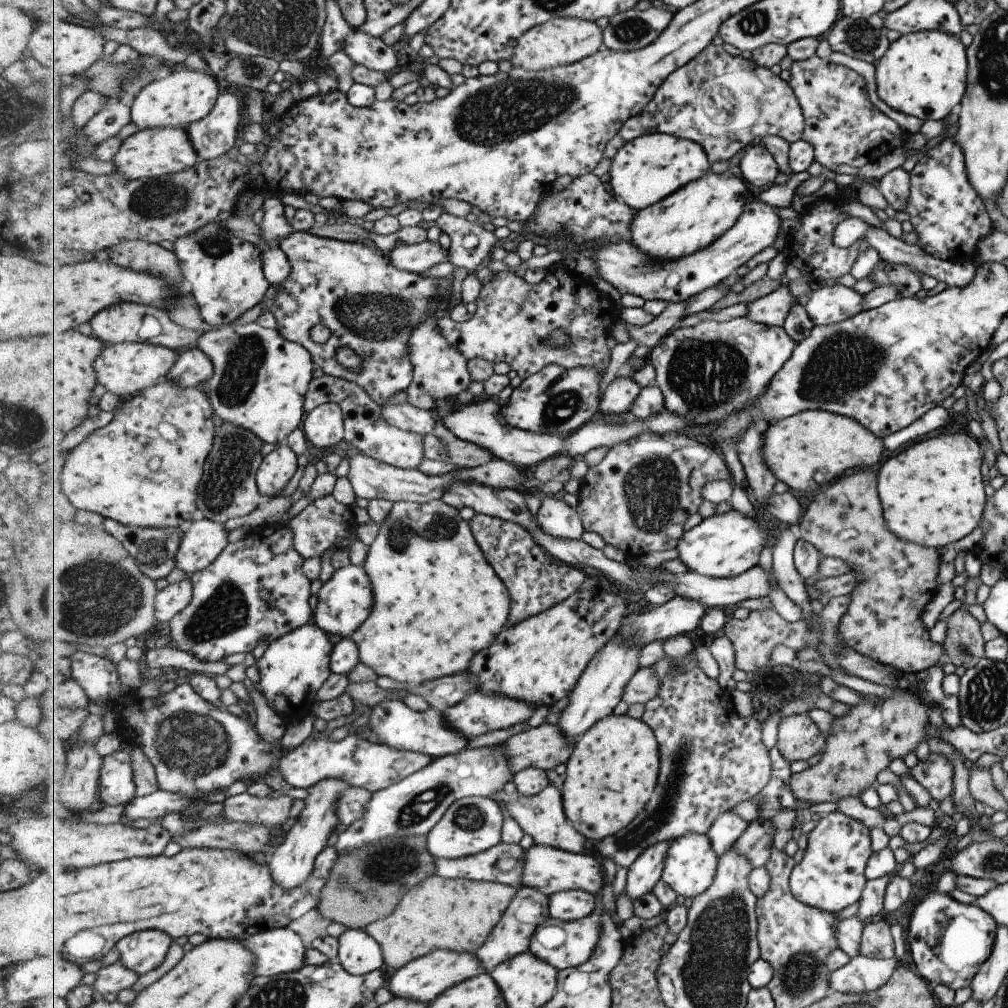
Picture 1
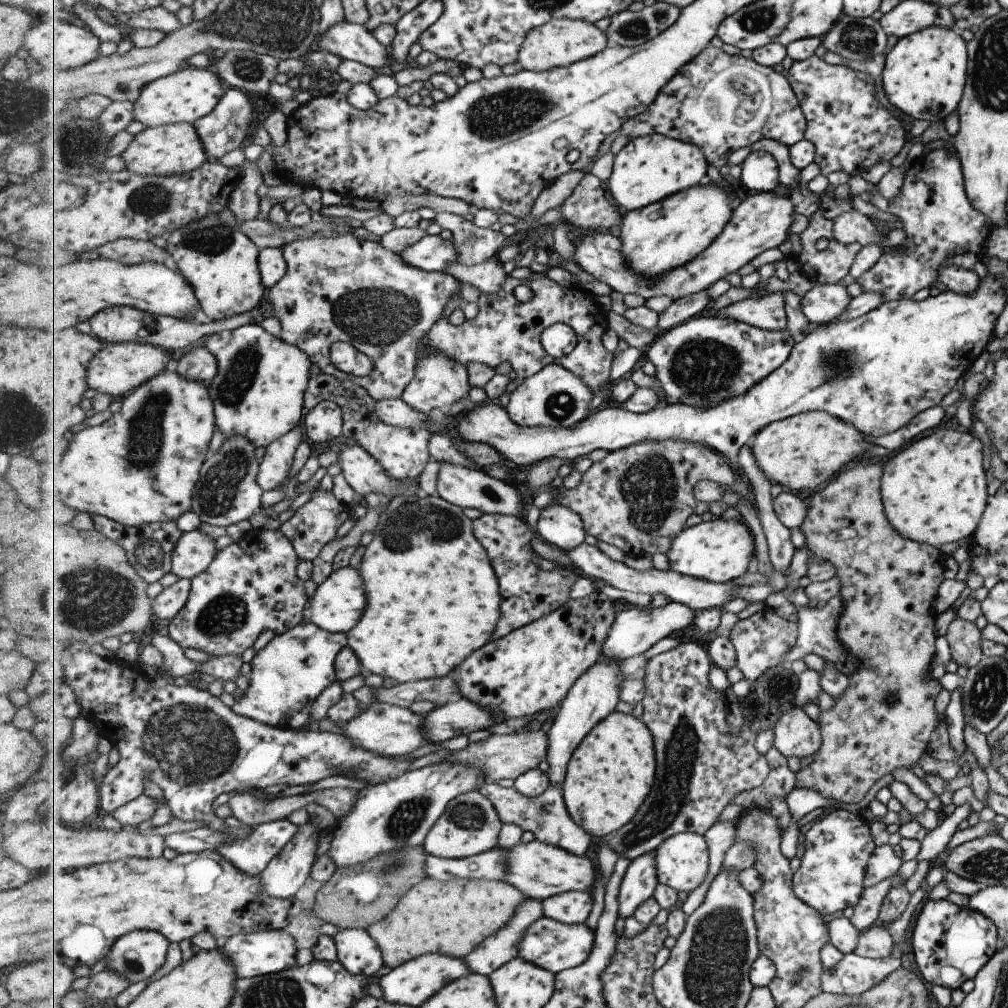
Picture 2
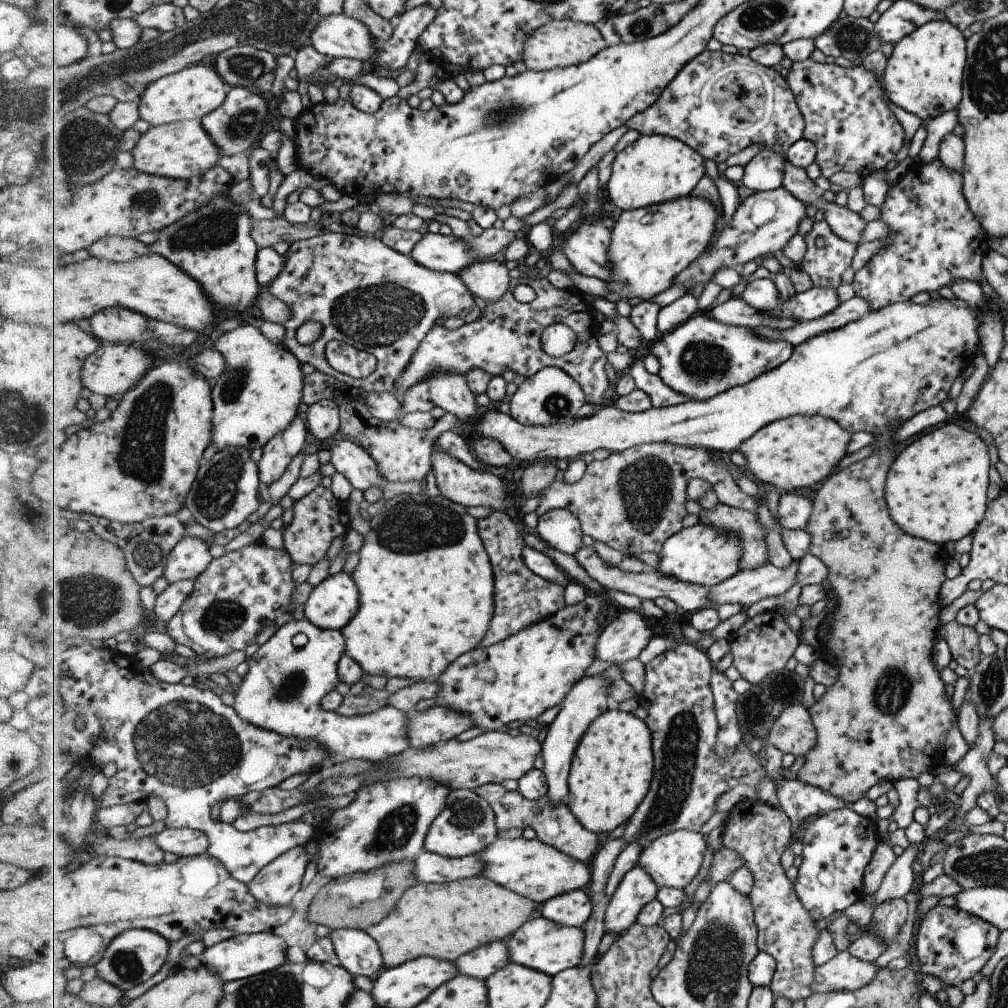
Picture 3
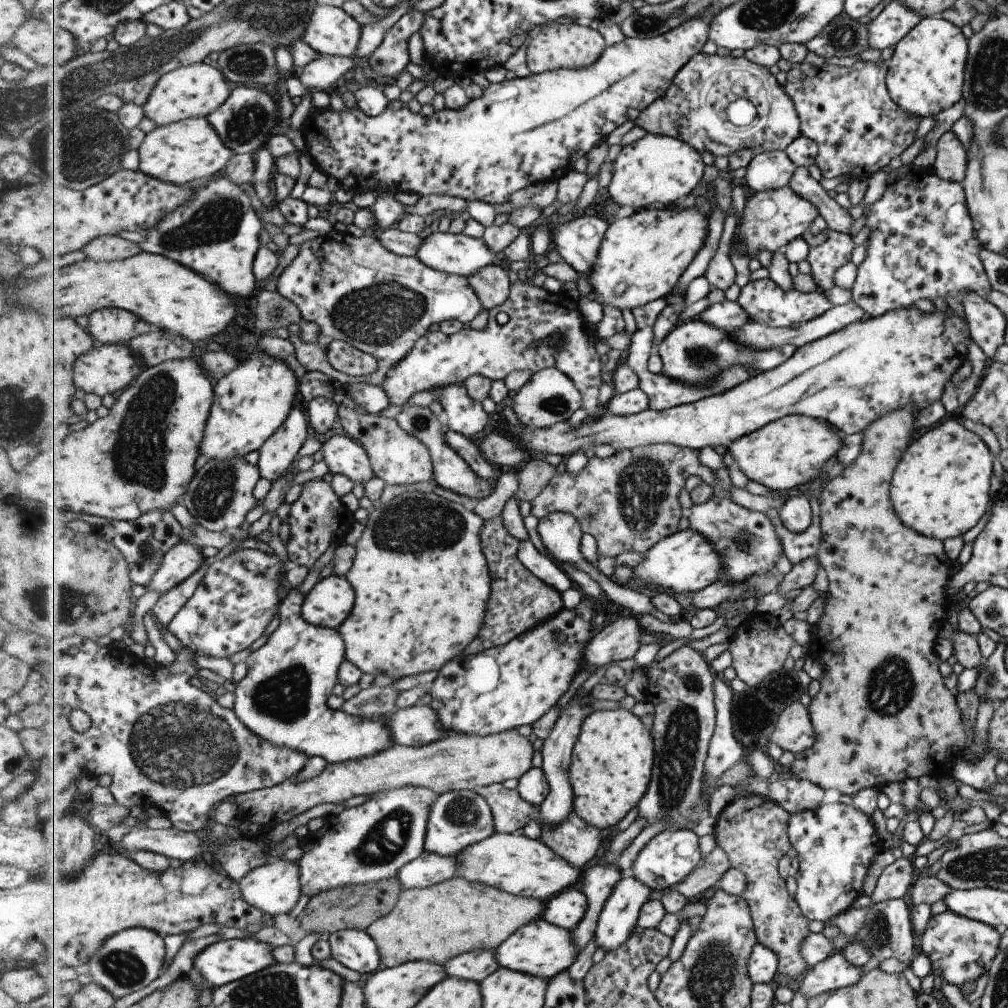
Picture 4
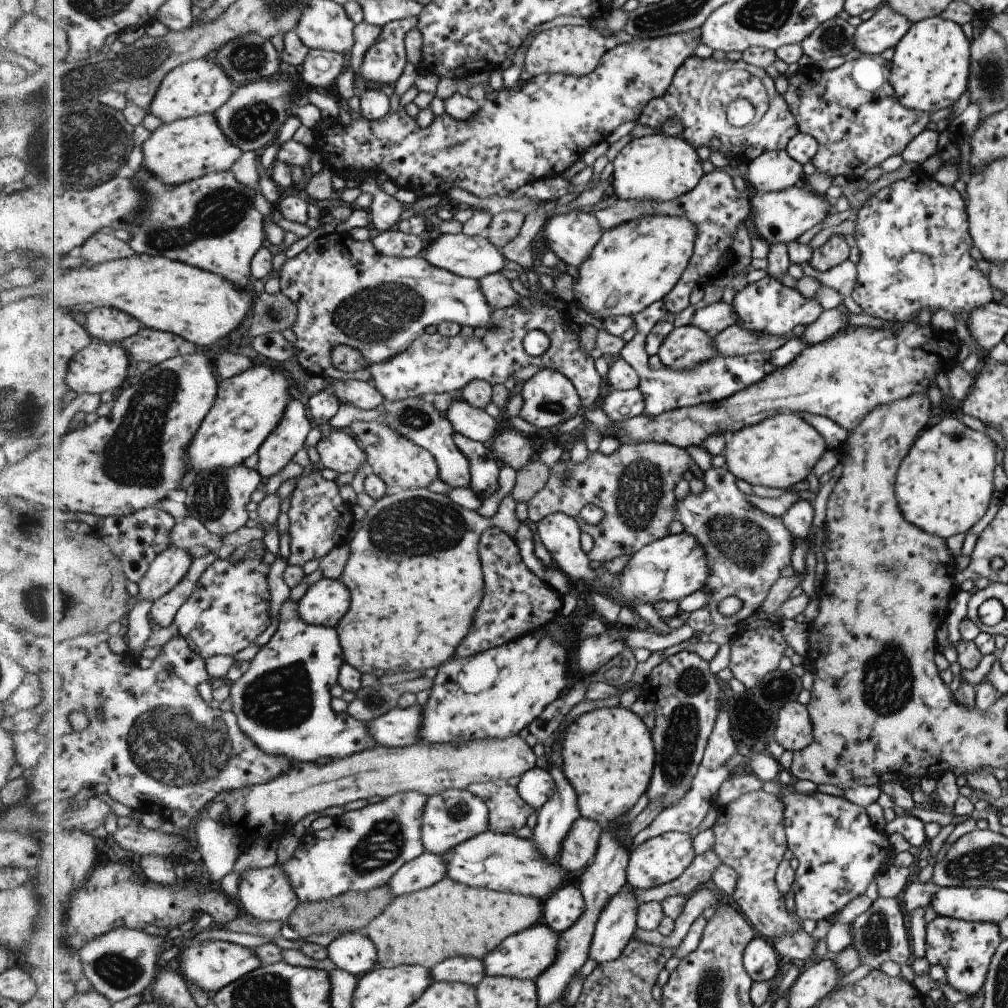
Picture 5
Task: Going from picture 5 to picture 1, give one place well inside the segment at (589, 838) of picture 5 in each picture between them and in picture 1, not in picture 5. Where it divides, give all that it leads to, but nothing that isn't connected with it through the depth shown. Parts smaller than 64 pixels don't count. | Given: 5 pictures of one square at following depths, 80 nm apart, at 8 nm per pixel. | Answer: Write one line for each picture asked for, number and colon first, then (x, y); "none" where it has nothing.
1: (542, 816)
2: (547, 817)
3: (561, 828)
4: (577, 842)

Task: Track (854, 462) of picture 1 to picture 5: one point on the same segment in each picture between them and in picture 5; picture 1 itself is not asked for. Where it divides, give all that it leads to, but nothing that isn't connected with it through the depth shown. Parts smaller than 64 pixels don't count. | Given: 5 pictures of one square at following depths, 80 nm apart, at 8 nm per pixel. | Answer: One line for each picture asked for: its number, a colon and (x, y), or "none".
2: (799, 453)
3: (797, 452)
4: (786, 453)
5: (780, 452)

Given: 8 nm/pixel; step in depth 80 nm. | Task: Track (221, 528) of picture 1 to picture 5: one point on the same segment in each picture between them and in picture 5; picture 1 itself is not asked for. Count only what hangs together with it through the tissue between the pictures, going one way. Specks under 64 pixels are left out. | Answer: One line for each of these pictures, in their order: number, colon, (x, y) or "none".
2: (195, 551)
3: (191, 557)
4: (183, 560)
5: (171, 566)

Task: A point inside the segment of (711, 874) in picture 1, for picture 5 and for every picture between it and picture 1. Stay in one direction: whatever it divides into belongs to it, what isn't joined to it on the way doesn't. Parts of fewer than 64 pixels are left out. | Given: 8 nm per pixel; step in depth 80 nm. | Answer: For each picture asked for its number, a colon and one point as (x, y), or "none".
2: (683, 861)
3: (674, 860)
4: (669, 859)
5: (661, 860)

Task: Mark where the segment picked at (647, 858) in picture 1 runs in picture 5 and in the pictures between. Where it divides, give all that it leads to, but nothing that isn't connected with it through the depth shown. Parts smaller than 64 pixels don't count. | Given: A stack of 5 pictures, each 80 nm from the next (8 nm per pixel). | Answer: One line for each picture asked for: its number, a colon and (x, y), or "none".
2: (641, 880)
3: (637, 890)
4: (621, 916)
5: (617, 926)

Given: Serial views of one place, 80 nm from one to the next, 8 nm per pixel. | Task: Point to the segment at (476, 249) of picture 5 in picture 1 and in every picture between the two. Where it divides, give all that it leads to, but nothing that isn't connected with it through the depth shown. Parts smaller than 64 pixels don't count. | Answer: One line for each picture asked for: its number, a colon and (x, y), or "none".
1: (418, 258)
2: (432, 253)
3: (436, 252)
4: (459, 254)

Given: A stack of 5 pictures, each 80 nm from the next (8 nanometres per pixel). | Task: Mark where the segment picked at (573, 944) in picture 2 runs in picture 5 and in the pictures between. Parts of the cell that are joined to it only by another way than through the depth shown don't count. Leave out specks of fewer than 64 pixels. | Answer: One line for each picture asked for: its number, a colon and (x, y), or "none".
3: (542, 945)
4: (540, 948)
5: (527, 955)

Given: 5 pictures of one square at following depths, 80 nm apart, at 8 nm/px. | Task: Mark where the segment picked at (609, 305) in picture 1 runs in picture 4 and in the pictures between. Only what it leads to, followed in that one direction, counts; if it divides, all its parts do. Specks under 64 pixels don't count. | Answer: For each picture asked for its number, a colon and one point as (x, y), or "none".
2: (505, 330)
3: (508, 337)
4: (535, 314)

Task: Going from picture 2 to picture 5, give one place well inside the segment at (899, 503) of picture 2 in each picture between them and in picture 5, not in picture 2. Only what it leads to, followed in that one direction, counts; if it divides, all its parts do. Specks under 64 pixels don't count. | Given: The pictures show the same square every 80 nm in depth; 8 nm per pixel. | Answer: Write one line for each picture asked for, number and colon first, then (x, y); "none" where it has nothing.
3: (935, 489)
4: (939, 488)
5: (942, 485)

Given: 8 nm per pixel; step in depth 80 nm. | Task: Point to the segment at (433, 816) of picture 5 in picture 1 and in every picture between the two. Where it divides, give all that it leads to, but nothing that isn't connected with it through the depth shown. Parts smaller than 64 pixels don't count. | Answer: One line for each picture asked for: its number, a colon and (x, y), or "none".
1: (472, 825)
2: (470, 826)
3: (468, 824)
4: (460, 819)

